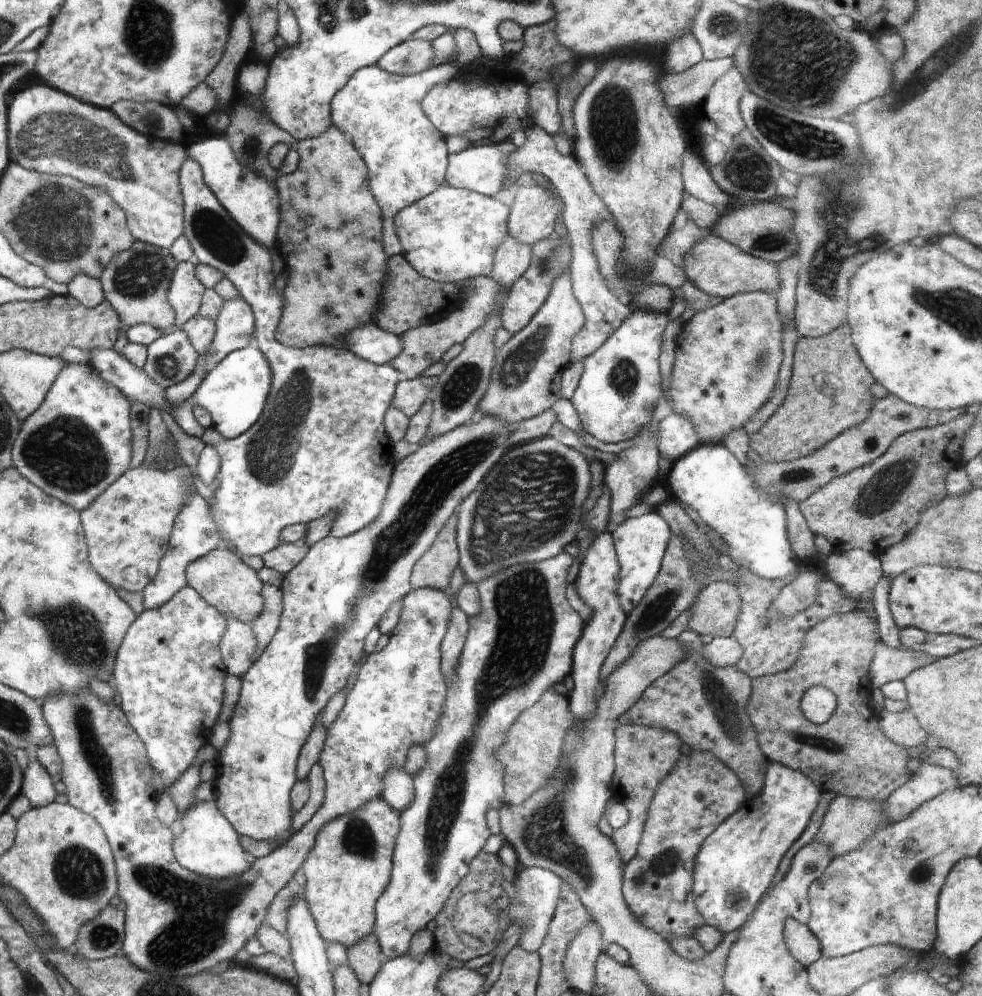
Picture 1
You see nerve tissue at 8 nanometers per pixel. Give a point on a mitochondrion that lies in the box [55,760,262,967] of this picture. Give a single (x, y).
(101, 937)

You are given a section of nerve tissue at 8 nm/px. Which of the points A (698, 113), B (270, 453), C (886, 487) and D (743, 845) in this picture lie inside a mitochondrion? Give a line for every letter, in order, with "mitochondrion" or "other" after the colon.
A: other
B: mitochondrion
C: mitochondrion
D: other

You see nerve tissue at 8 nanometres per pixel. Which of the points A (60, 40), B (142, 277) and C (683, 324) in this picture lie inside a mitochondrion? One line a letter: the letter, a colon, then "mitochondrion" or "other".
A: other
B: mitochondrion
C: other

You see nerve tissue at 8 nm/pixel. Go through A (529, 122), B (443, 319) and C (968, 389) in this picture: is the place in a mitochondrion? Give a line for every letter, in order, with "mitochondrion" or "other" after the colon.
A: other
B: other
C: other

